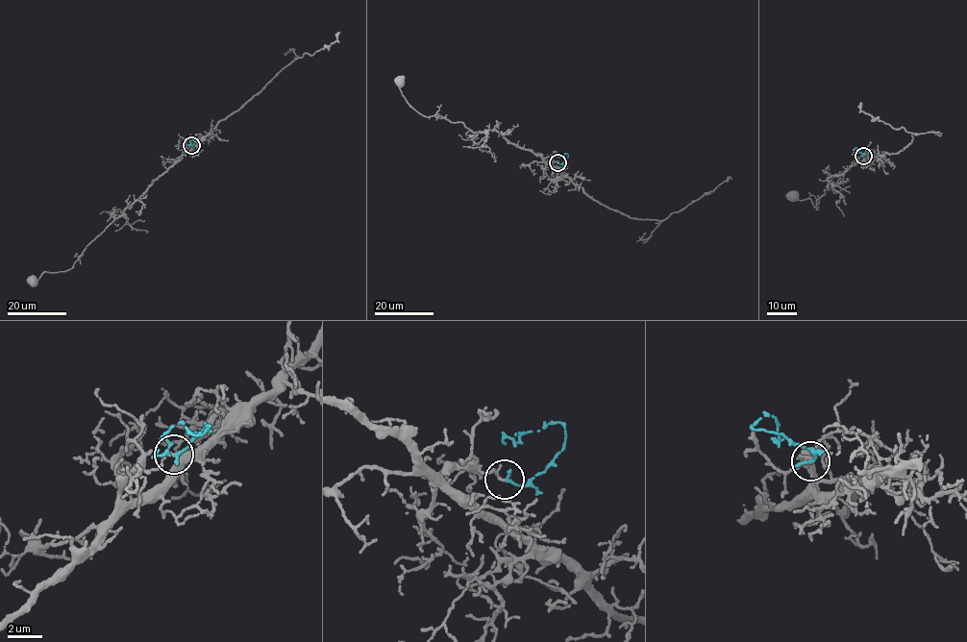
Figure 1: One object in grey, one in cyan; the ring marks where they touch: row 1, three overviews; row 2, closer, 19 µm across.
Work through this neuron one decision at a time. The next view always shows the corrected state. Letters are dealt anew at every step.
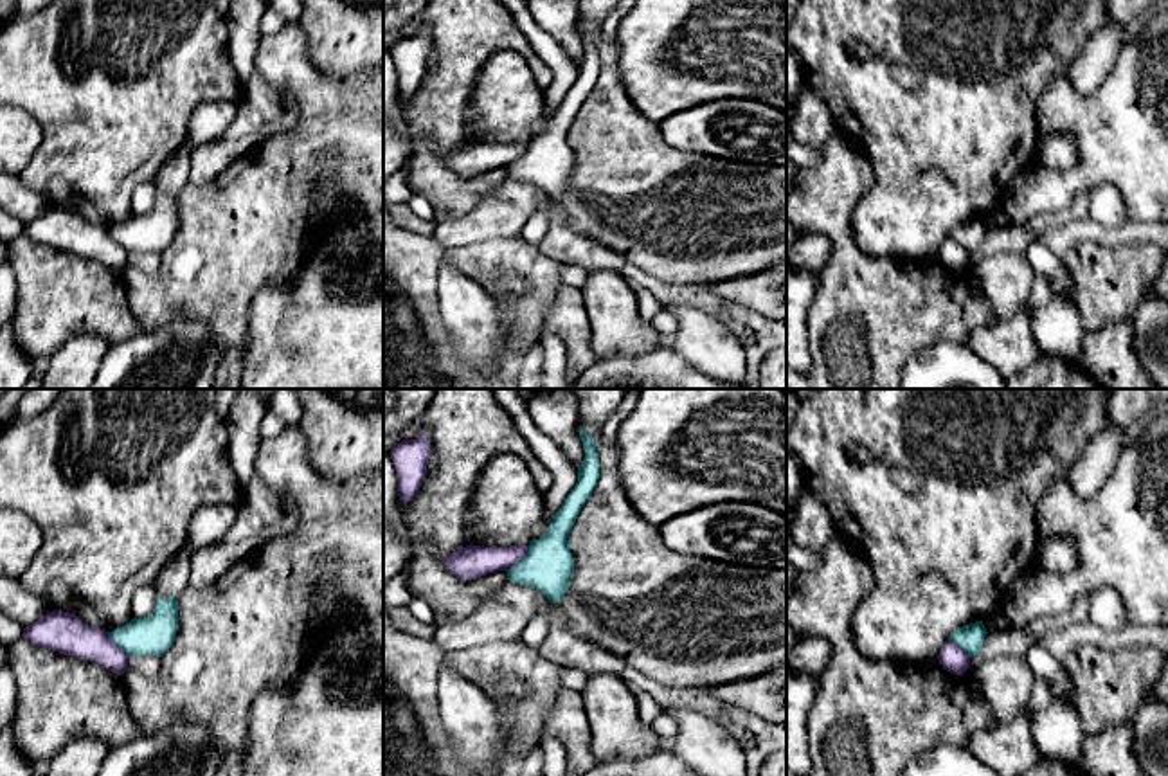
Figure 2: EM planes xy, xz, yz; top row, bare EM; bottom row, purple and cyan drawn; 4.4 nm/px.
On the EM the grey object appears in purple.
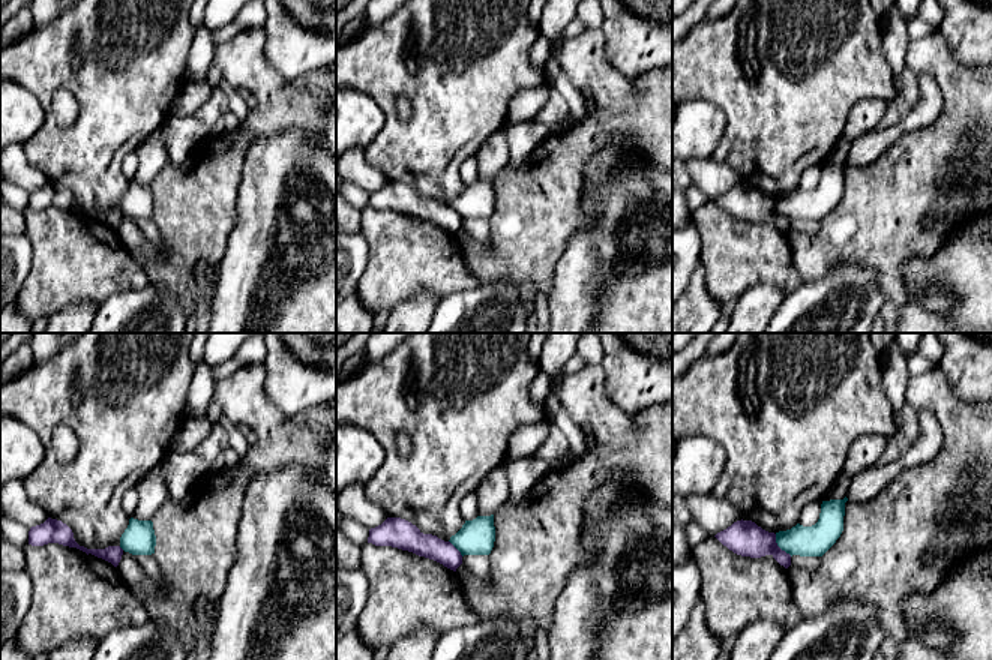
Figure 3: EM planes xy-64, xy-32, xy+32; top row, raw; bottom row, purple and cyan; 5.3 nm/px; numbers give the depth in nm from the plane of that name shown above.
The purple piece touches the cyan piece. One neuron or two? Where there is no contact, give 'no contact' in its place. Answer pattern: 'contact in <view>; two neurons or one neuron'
contact in xz; two neurons

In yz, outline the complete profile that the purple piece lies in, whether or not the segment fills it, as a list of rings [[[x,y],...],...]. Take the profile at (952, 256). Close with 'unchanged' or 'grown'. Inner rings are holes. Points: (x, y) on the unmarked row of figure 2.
[[[950,236],[943,241],[938,256],[939,256],[939,261],[943,263],[943,266],[947,266],[954,272],[963,272],[970,265],[970,252],[965,250]]] | unchanged

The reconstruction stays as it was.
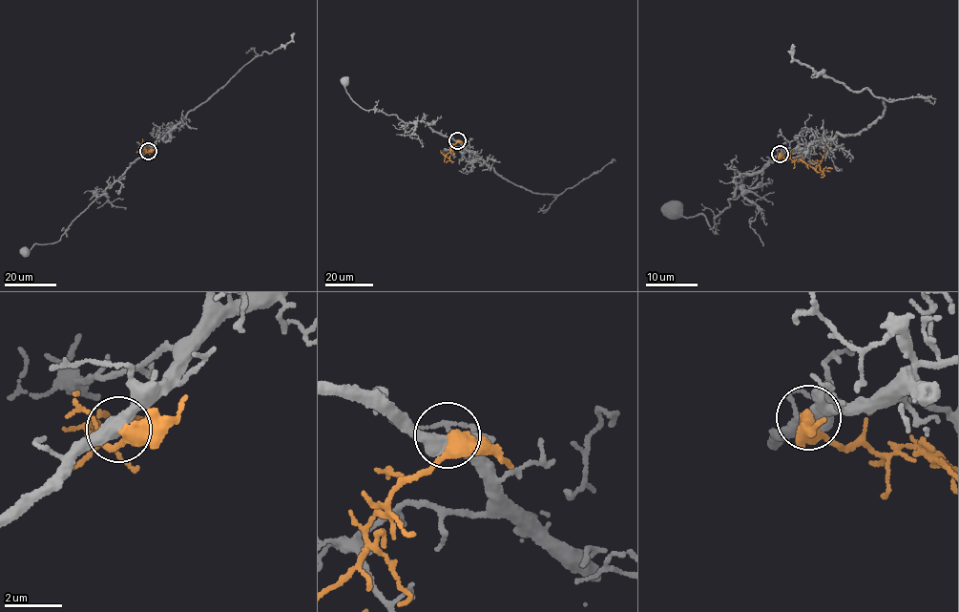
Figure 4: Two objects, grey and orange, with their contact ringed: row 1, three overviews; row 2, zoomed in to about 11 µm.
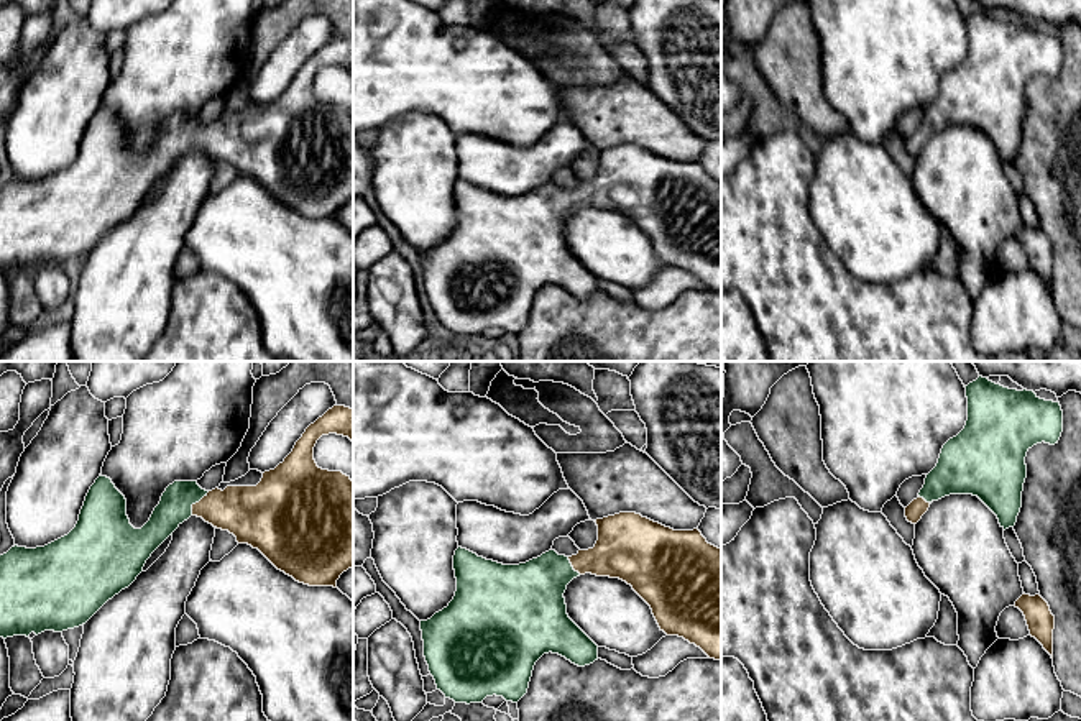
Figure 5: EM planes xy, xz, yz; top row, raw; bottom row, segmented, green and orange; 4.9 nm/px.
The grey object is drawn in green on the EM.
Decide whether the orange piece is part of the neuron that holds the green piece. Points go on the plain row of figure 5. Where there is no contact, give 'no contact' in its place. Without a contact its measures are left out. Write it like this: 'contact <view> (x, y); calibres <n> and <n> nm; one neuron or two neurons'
contact xy (196, 133); calibres 160 and 260 nm; one neuron

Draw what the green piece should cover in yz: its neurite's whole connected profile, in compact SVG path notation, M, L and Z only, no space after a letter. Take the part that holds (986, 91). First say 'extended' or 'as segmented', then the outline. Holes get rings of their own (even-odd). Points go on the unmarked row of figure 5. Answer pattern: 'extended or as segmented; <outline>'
extended; M982 8L964 20L968 30L966 57L943 77L938 95L927 107L918 130L905 140L905 149L917 156L932 133L950 126L973 126L997 148L1005 163L1015 158L1022 140L1027 84L1042 74L1058 76L1063 64L1063 43L1060 34L1040 31L1033 23L1009 21Z

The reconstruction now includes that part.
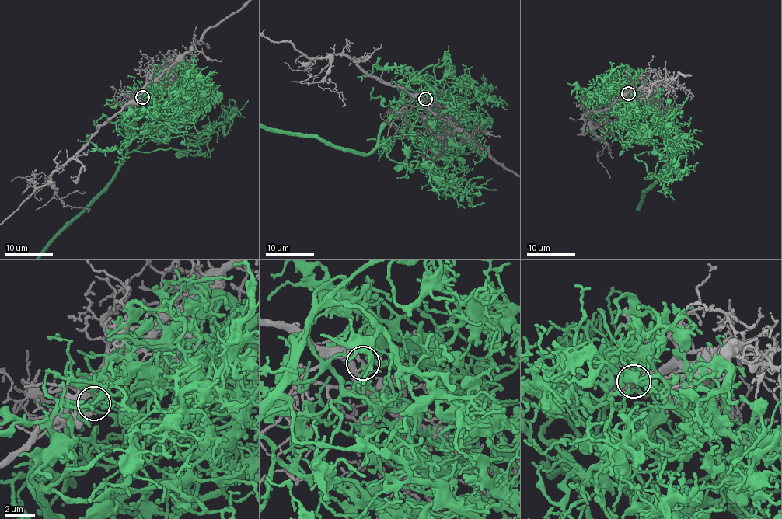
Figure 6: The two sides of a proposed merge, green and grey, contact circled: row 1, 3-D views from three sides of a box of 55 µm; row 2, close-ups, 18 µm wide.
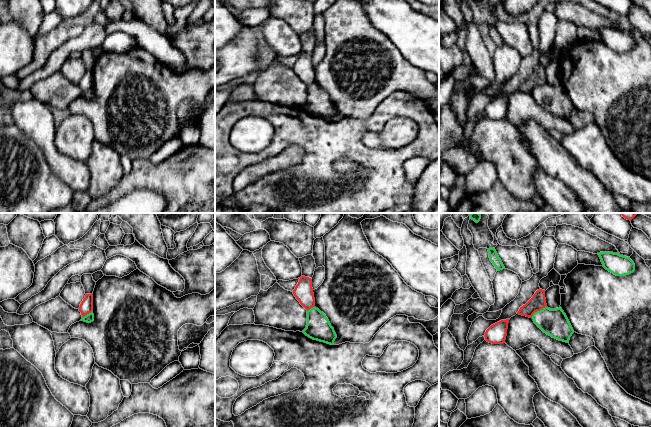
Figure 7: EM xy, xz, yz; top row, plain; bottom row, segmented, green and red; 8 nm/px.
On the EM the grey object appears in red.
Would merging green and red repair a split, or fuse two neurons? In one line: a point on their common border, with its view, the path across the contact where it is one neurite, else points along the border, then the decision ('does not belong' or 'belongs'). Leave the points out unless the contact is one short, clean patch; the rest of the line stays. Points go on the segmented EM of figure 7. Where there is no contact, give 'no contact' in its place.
yz (538, 311) | does not belong

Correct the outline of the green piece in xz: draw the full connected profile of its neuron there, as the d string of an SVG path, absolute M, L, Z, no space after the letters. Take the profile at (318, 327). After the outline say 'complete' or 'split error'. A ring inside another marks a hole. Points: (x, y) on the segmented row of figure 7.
M313 307L307 311L307 325L302 331L313 340L334 345L337 335L326 315L318 308Z; complete

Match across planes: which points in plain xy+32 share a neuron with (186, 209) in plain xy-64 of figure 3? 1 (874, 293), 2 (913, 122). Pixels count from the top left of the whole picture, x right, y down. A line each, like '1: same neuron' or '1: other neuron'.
1: other neuron
2: other neuron

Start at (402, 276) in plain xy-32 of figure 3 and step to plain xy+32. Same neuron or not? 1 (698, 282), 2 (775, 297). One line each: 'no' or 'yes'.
1: no
2: no

